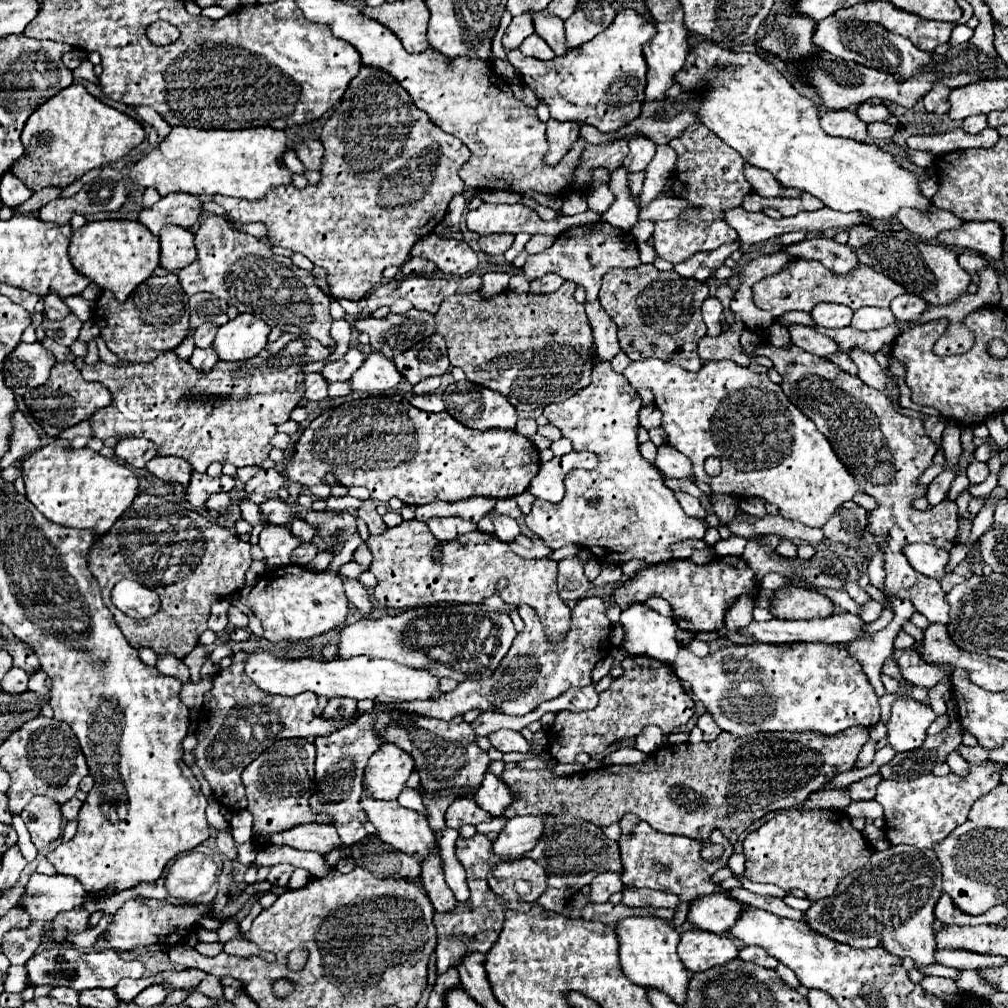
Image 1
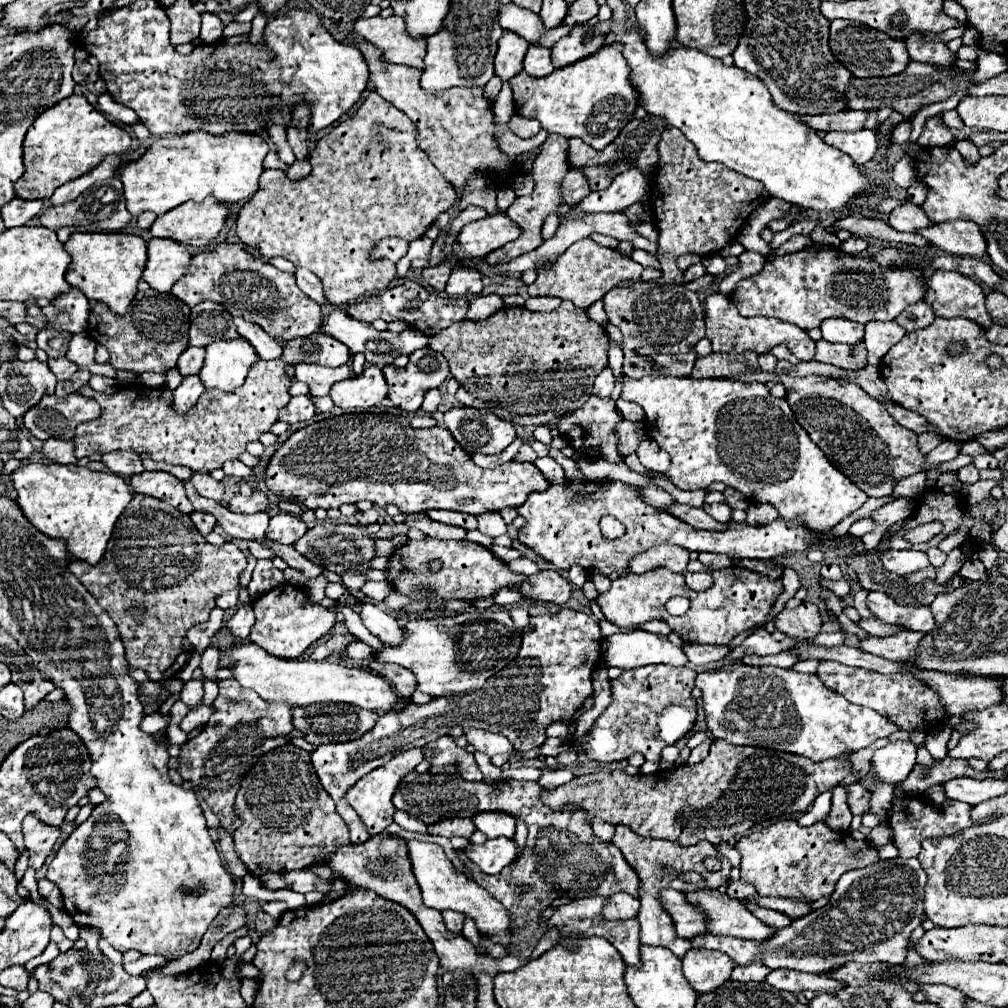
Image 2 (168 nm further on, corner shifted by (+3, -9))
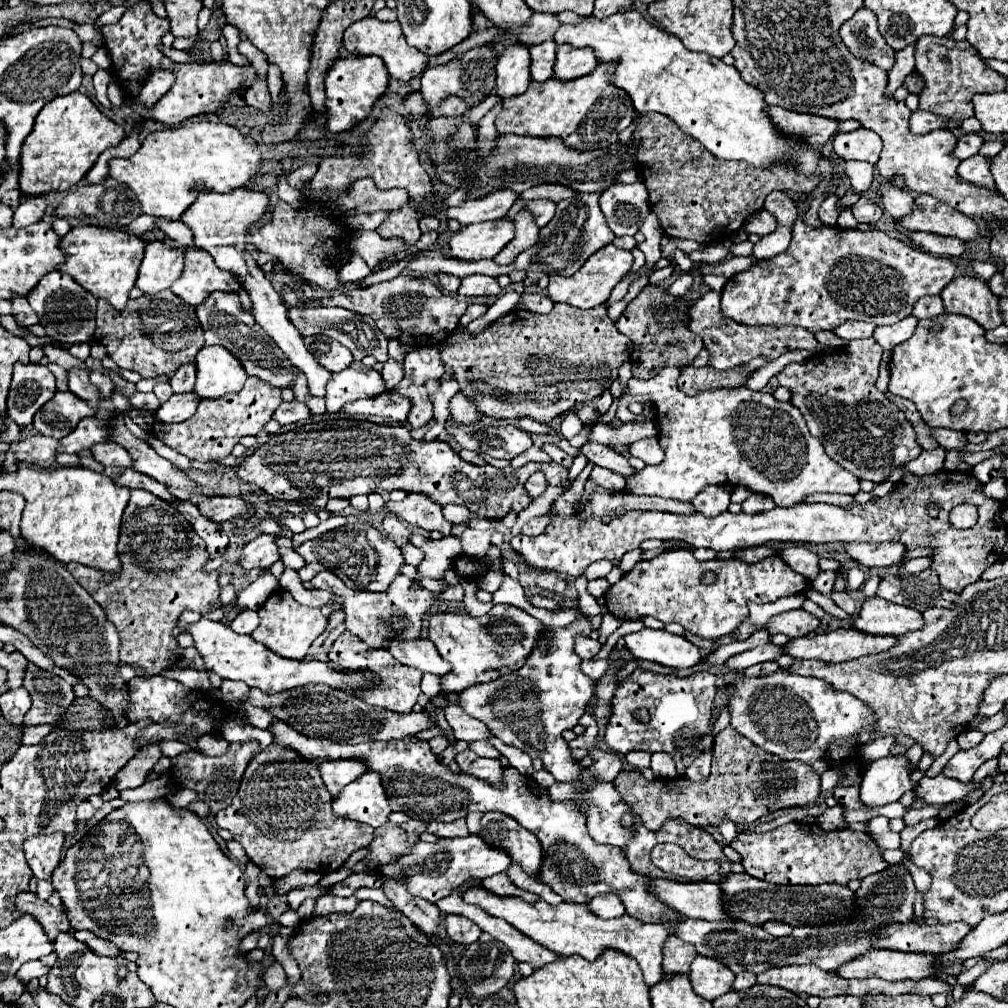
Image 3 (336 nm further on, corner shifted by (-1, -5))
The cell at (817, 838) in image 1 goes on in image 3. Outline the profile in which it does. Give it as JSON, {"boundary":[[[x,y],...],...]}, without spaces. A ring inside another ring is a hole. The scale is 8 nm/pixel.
{"boundary":[[[790,822],[764,834],[738,832],[736,838],[730,842],[730,846],[742,856],[742,866],[750,876],[774,884],[824,884],[824,882],[848,884],[850,880],[862,880],[870,874],[878,874],[888,868],[888,862],[882,858],[880,850],[874,846],[874,842],[868,838],[866,832],[852,832],[848,828],[828,832],[822,830],[818,824],[806,824],[806,822]]]}

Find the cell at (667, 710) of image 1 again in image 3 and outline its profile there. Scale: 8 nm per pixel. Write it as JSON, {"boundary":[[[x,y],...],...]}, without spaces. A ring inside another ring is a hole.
{"boundary":[[[634,670],[622,686],[616,690],[614,714],[606,724],[606,744],[618,752],[628,754],[632,750],[668,752],[672,760],[682,760],[692,752],[712,750],[712,702],[716,696],[716,676],[710,672],[698,672],[688,678],[664,676],[650,670]],[[636,708],[648,708],[650,722],[642,724],[634,718]]]}

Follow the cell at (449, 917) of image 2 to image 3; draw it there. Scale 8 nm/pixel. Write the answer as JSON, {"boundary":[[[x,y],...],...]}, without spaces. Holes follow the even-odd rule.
{"boundary":[[[454,914],[446,916],[446,932],[454,944],[460,944],[464,948],[470,946],[470,942],[478,940],[478,936],[482,934],[482,930],[472,920]]]}

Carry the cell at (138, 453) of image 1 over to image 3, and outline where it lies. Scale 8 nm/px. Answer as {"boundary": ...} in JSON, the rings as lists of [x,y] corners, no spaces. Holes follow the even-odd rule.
{"boundary":[[[106,442],[106,444],[94,444],[94,448],[90,450],[92,458],[96,462],[100,462],[102,466],[120,466],[120,468],[130,468],[130,454],[120,448],[114,442]]]}

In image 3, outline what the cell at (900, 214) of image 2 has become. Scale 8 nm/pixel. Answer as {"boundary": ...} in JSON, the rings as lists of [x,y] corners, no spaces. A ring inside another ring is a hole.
{"boundary":[[[880,182],[876,190],[880,194],[882,206],[892,214],[894,220],[898,220],[902,216],[908,216],[912,212],[914,198],[904,188],[898,188],[898,186],[890,184],[890,182]]]}

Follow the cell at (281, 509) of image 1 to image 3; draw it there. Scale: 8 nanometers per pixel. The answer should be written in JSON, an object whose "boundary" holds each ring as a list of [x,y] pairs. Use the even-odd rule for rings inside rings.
{"boundary":[[[262,534],[260,538],[252,540],[250,544],[246,544],[246,548],[242,550],[242,556],[238,560],[238,566],[242,566],[246,572],[260,566],[260,568],[268,568],[272,566],[276,560],[280,560],[278,554],[278,546],[276,546],[276,536],[270,534]]]}

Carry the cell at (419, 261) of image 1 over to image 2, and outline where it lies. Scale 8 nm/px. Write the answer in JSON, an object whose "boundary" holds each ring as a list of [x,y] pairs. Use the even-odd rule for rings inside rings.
{"boundary":[[[438,264],[438,266],[434,266],[434,268],[424,268],[424,270],[422,270],[422,280],[424,280],[426,284],[430,284],[434,290],[442,292],[444,286],[446,286],[446,280],[448,280],[448,276],[450,276],[450,270],[452,270],[452,268],[446,268],[446,264]]]}

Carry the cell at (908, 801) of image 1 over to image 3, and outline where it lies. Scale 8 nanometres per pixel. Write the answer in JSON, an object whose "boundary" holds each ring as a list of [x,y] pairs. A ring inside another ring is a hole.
{"boundary":[[[930,818],[930,820],[924,820],[924,822],[916,824],[916,826],[906,826],[906,828],[900,832],[900,834],[902,834],[902,846],[900,846],[902,852],[908,852],[912,840],[914,840],[918,834],[922,834],[924,830],[936,828],[936,824],[938,824],[938,820],[936,820],[936,818]]]}

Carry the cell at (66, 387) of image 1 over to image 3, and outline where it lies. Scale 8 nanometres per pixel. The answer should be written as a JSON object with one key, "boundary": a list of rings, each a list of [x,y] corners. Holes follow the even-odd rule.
{"boundary":[[[56,392],[50,402],[46,402],[34,416],[34,428],[56,440],[68,436],[82,418],[90,418],[96,412],[72,392]]]}

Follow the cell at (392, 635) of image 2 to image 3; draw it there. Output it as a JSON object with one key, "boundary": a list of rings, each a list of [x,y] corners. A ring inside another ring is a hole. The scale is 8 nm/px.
{"boundary":[[[418,638],[412,642],[390,640],[388,650],[398,662],[414,666],[422,672],[430,672],[436,676],[446,676],[446,672],[450,672],[450,664],[442,660],[442,656],[436,652],[434,644],[428,638]]]}

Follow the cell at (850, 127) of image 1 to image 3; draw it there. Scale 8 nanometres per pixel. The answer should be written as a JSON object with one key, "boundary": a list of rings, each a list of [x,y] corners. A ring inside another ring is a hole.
{"boundary":[[[858,128],[834,138],[834,152],[842,160],[864,160],[876,164],[882,150],[882,138],[876,132]]]}

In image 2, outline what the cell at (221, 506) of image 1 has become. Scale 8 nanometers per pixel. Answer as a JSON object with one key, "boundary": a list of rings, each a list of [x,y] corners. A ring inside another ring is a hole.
{"boundary":[[[192,512],[190,518],[192,518],[192,522],[196,524],[196,528],[200,530],[202,536],[212,532],[212,528],[216,526],[216,518],[212,514],[208,514],[208,512]]]}

